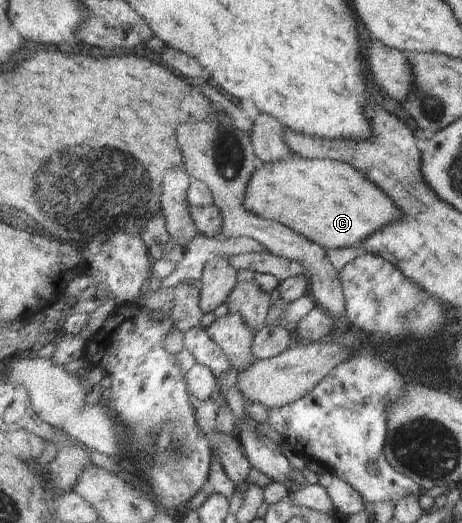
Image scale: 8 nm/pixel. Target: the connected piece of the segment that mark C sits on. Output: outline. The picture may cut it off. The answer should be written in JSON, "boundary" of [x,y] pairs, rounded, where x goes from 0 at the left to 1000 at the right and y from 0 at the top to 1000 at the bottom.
{"boundary":[[[610,302],[602,308],[567,314],[552,323],[526,384],[528,396],[578,421],[593,421],[641,440],[671,461],[712,476],[773,472],[797,451],[823,436],[872,421],[872,402],[840,377],[807,346],[801,346],[779,325],[766,323],[742,308],[714,302]]]}

